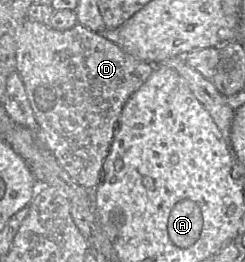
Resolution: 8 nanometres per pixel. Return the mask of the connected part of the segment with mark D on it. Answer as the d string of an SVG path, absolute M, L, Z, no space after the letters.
M27 19L22 24L16 43L16 71L24 83L38 130L42 132L46 145L79 185L95 189L123 106L148 79L155 66L126 53L111 39L80 23L64 31Z

